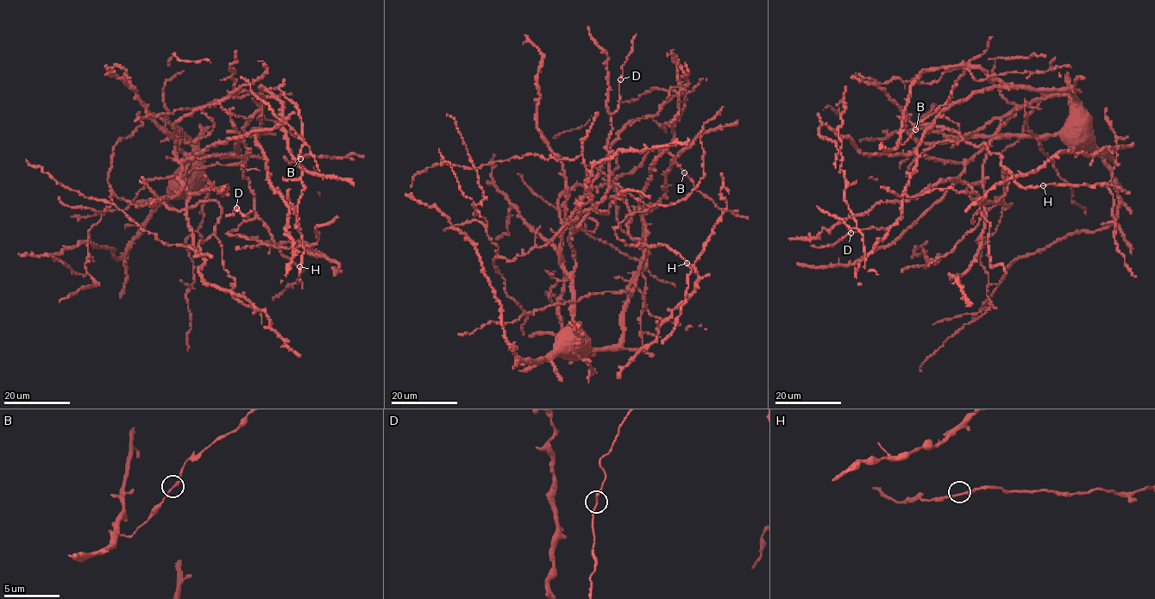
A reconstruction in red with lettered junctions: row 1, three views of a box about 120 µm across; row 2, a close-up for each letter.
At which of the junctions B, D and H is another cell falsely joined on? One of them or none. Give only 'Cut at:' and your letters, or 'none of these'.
Cut at: none of these

